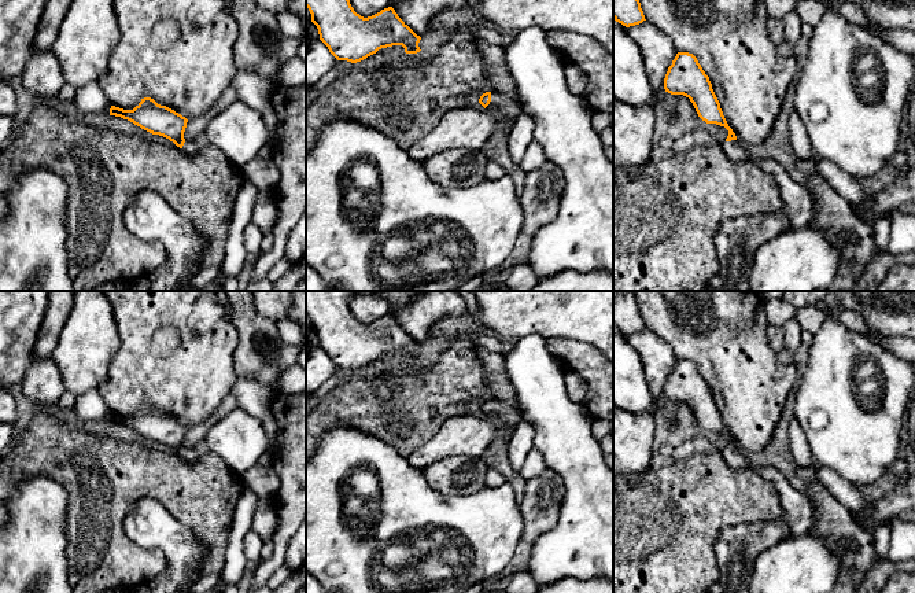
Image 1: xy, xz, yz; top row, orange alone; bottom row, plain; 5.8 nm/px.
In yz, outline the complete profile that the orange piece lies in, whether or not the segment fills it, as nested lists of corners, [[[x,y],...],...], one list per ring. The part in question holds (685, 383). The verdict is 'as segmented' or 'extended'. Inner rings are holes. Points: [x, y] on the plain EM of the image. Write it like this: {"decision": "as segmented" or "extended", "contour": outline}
{"decision": "extended", "contour": [[[678,360],[664,386],[664,397],[671,402],[683,402],[690,406],[698,424],[706,431],[716,431],[728,438],[722,450],[723,458],[731,468],[753,468],[768,479],[776,489],[790,534],[804,535],[816,523],[816,507],[808,494],[794,487],[775,467],[757,464],[752,456],[745,454],[728,434],[720,410],[712,397],[709,384],[697,365],[689,360]]]}

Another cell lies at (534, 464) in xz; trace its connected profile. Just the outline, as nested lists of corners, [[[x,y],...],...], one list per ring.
[[[532,449],[532,450],[528,453],[528,456],[527,456],[527,458],[525,458],[521,469],[519,471],[519,474],[520,474],[520,476],[521,476],[523,479],[527,480],[527,479],[531,479],[531,478],[538,476],[538,475],[542,474],[546,468],[547,468],[547,467],[546,467],[546,463],[545,463],[545,460],[543,460],[542,453],[540,453],[539,450],[536,450],[536,449]]]

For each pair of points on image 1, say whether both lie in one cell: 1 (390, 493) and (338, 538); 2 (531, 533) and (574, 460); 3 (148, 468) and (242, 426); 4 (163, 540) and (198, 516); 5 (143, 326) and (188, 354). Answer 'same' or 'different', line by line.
1: same
2: different
3: different
4: different
5: same

